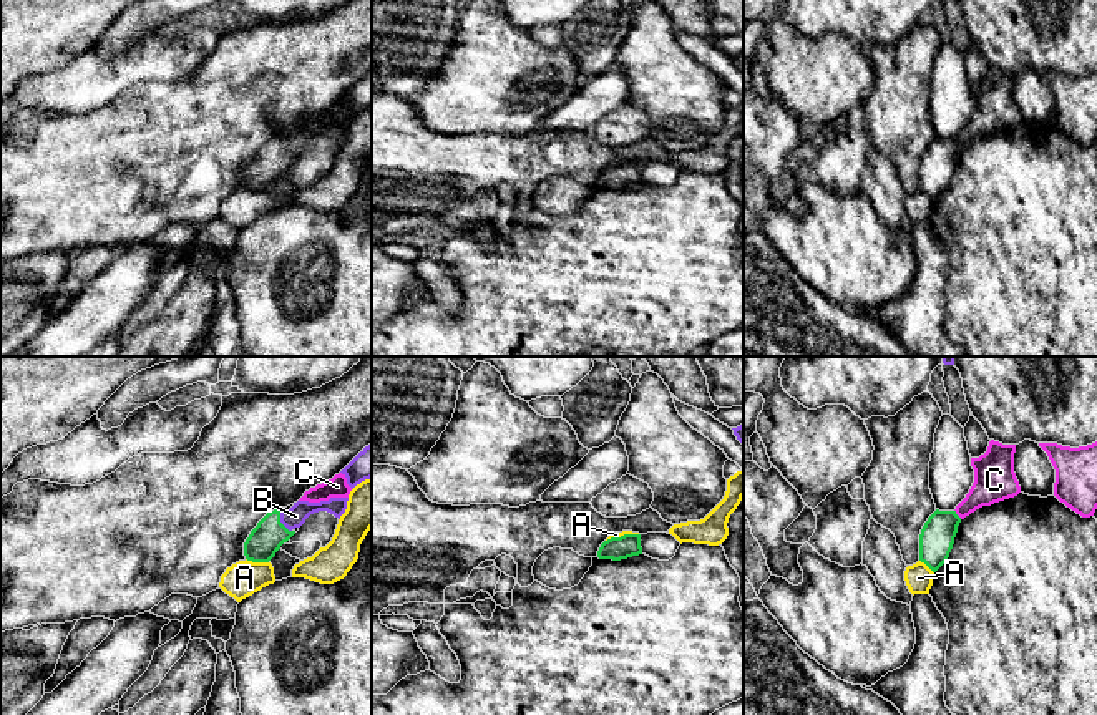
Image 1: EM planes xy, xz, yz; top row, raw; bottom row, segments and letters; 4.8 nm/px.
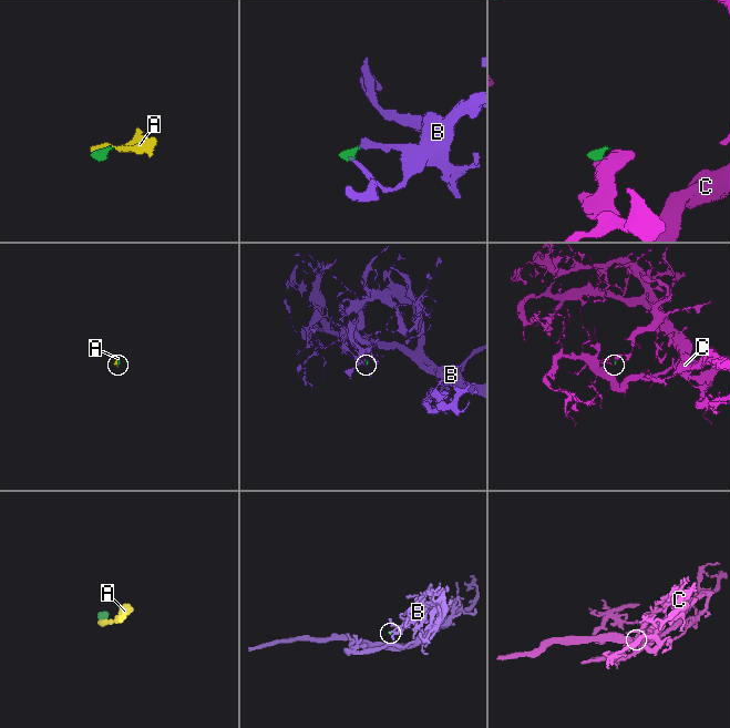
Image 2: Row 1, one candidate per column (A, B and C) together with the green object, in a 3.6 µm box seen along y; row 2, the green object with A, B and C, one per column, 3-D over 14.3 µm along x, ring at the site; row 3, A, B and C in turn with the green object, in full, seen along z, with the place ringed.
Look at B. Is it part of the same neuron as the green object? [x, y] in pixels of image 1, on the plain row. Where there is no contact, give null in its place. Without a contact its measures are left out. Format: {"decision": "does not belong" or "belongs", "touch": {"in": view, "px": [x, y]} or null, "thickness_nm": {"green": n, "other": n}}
{"decision": "belongs", "touch": {"in": "xy", "px": [281, 151]}, "thickness_nm": {"green": 160, "other": 100}}

